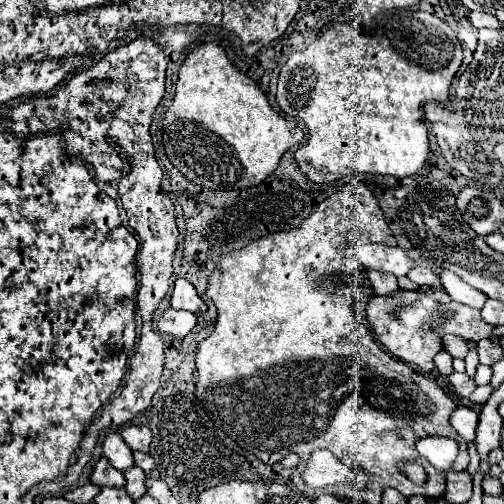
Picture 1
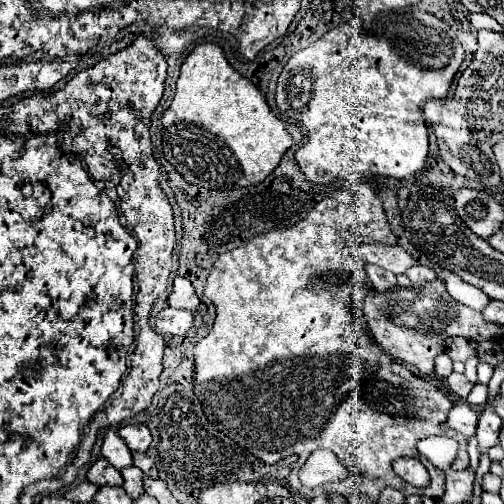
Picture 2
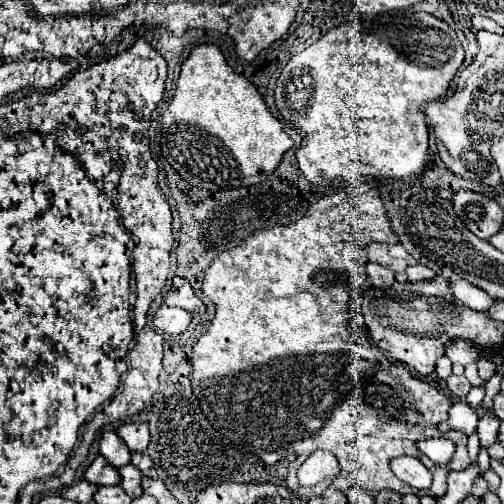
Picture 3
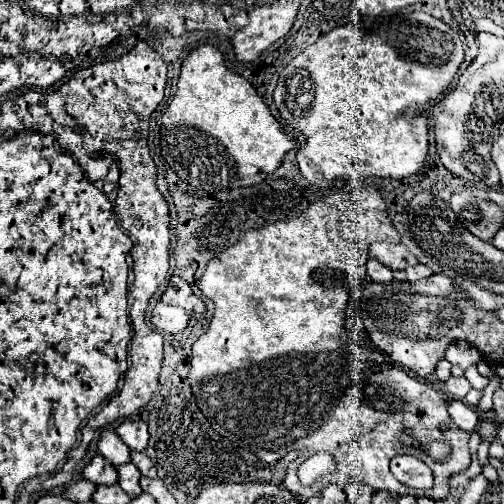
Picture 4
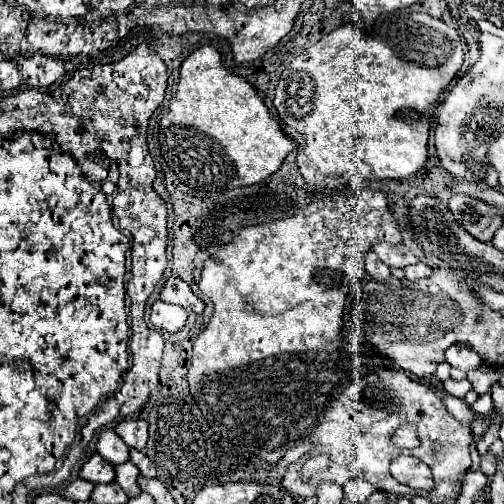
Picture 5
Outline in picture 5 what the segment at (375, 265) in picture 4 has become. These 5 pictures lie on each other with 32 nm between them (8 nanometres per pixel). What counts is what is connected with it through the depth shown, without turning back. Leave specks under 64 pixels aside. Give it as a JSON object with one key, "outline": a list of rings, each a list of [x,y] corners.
{"outline":[[[368,252],[368,256],[366,256],[366,270],[374,280],[382,280],[382,282],[390,280],[390,276],[392,276],[390,268],[382,260],[378,260],[378,256],[374,252]]]}

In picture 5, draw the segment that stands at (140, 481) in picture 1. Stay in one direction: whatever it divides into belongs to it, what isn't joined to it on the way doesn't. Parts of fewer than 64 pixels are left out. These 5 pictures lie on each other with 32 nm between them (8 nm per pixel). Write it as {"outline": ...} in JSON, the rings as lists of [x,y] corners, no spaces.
{"outline":[[[124,462],[124,464],[116,466],[116,482],[122,486],[122,490],[130,498],[134,498],[134,496],[138,496],[142,492],[138,482],[136,482],[138,476],[140,476],[140,472],[138,472],[138,468],[132,462]]]}

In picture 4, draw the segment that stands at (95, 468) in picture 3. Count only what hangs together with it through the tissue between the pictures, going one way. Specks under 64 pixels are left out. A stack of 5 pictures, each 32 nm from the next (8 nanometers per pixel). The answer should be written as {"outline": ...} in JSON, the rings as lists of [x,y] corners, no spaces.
{"outline":[[[98,454],[98,456],[94,456],[92,462],[84,468],[82,478],[94,482],[96,486],[98,486],[98,484],[106,484],[106,486],[108,486],[108,484],[116,484],[116,482],[118,482],[118,472],[116,472],[116,468],[114,468],[112,464],[108,464],[108,462]]]}

